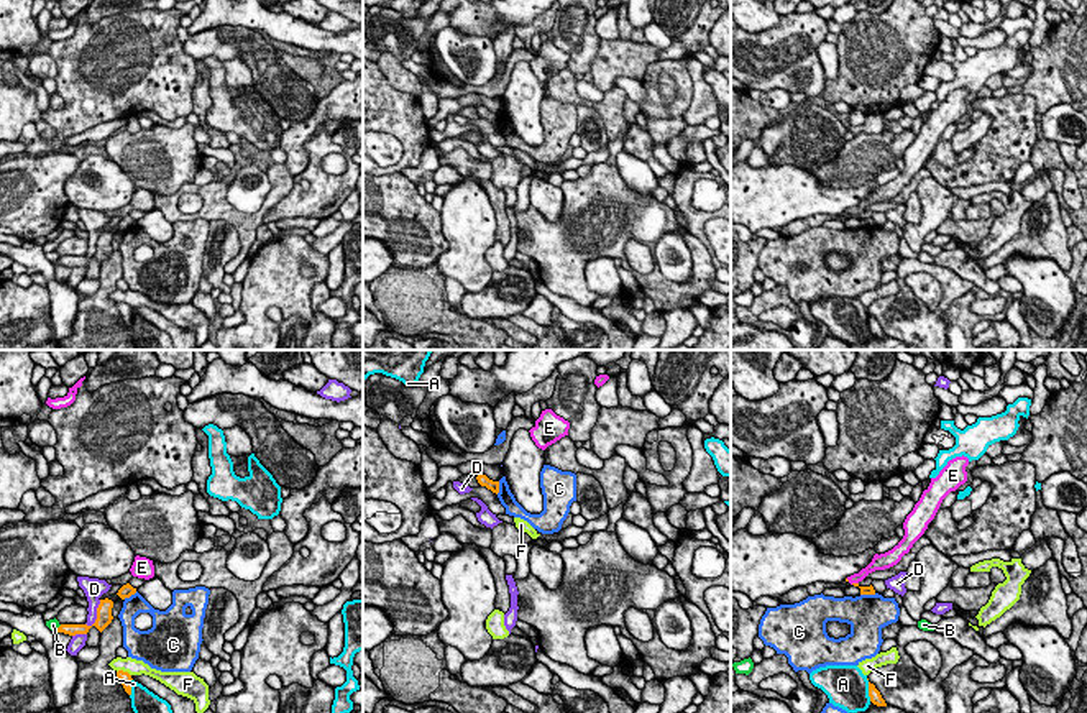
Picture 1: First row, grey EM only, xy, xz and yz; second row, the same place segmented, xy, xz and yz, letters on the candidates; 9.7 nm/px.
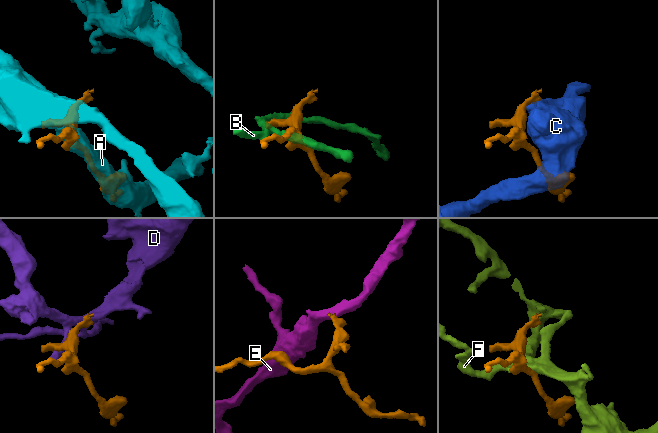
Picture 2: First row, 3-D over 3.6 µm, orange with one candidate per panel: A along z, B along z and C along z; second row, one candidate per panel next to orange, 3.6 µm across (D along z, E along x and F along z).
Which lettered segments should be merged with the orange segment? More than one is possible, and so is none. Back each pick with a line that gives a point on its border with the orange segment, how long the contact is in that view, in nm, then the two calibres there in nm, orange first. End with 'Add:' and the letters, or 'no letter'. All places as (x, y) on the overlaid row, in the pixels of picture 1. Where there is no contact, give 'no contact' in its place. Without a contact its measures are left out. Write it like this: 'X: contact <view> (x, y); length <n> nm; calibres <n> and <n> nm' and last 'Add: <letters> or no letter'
E: contact yz (854, 584); length 80 nm; calibres 100 and 100 nm
Add: E

